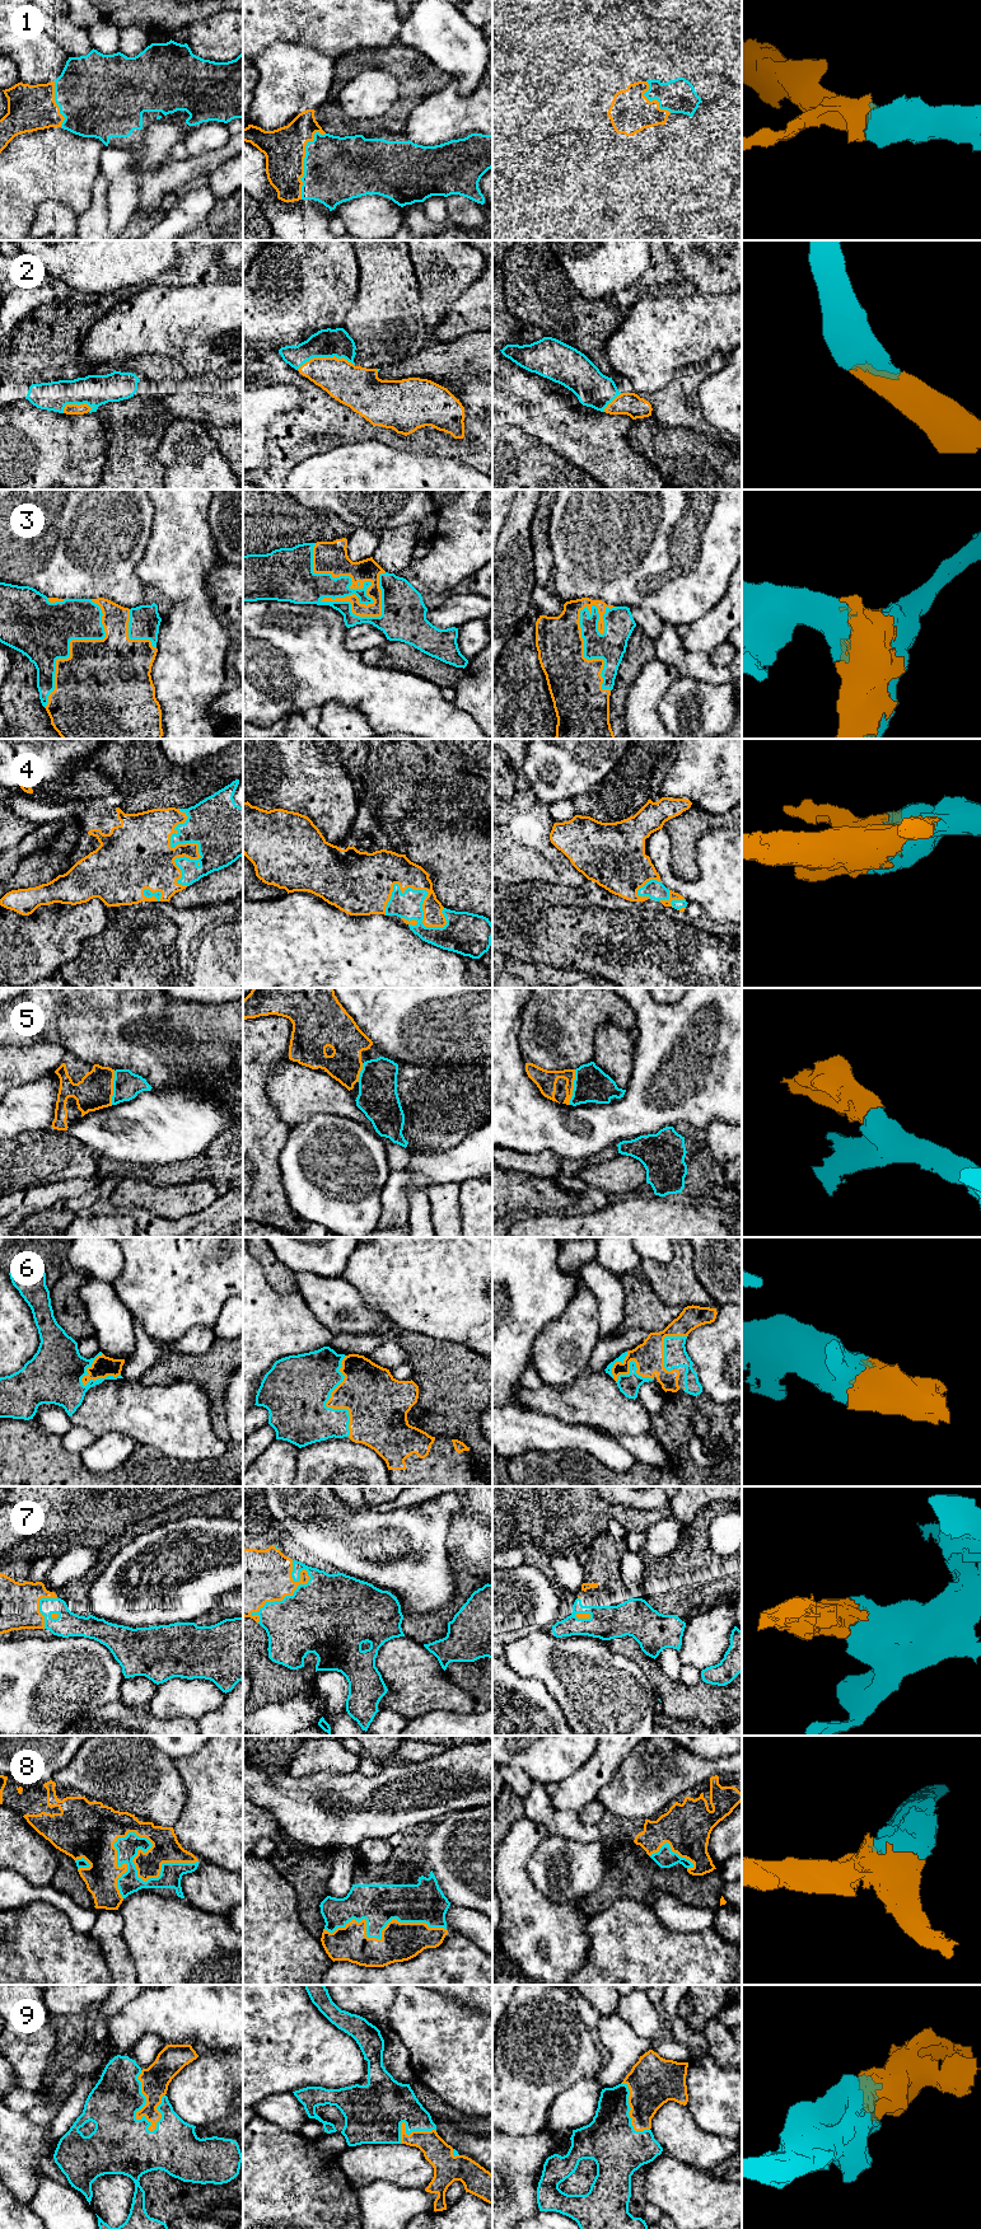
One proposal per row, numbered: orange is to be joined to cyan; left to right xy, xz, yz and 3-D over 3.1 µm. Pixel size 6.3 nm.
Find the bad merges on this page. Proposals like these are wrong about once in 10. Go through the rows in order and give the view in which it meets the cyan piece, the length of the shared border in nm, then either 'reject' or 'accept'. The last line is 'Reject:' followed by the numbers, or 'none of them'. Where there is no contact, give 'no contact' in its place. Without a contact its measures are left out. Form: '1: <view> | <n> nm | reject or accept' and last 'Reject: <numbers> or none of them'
1: xz | 460 nm | accept
2: xz | 360 nm | accept
3: xz | 650 nm | accept
4: xy | 500 nm | accept
5: yz | 220 nm | accept
6: xz | 500 nm | accept
7: xz | 460 nm | accept
8: xy | 550 nm | accept
9: xy | 400 nm | accept
Reject: none of them

